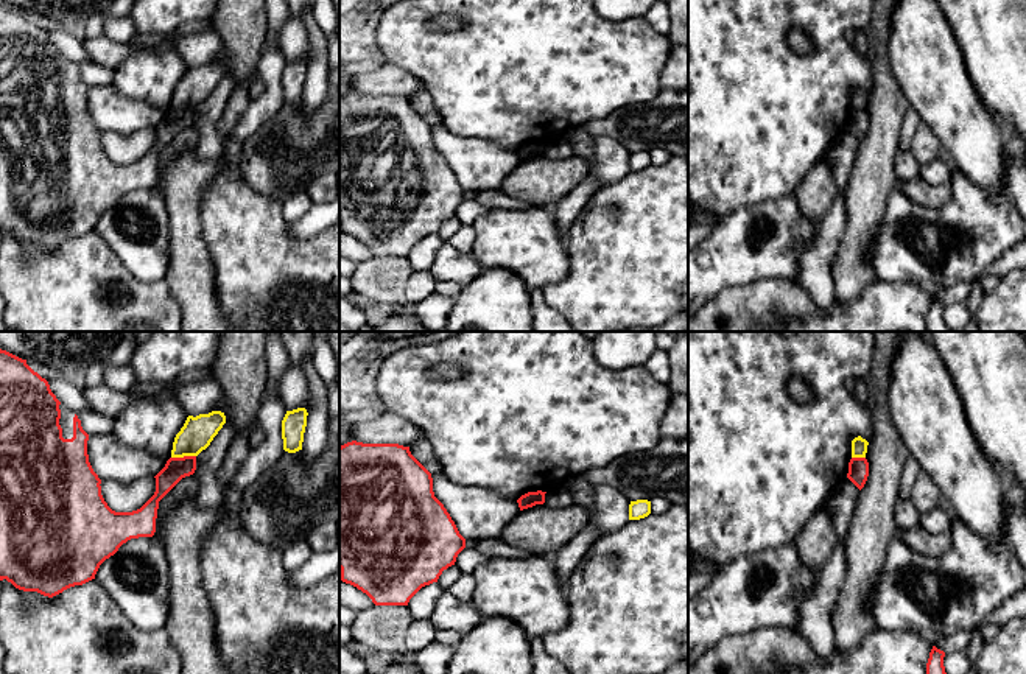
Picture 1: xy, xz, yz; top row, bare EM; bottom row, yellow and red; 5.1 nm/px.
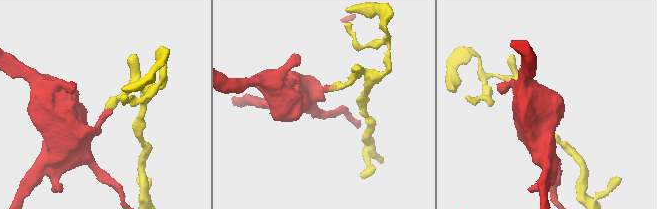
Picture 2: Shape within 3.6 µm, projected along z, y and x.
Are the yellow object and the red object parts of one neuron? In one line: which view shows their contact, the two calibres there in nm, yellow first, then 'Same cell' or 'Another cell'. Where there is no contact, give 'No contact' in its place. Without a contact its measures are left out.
Touches yellow in xy. Thickness 160 nm (yellow) against 120 nm. Another cell

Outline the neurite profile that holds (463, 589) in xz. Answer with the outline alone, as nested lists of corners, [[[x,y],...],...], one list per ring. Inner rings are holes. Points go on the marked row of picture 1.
[[[462,573],[462,576],[455,584],[452,584],[447,592],[462,602],[470,602],[473,596],[473,588],[473,574]]]

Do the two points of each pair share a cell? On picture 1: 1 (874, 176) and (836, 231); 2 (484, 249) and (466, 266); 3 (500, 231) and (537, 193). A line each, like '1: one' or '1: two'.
1: two
2: two
3: two

